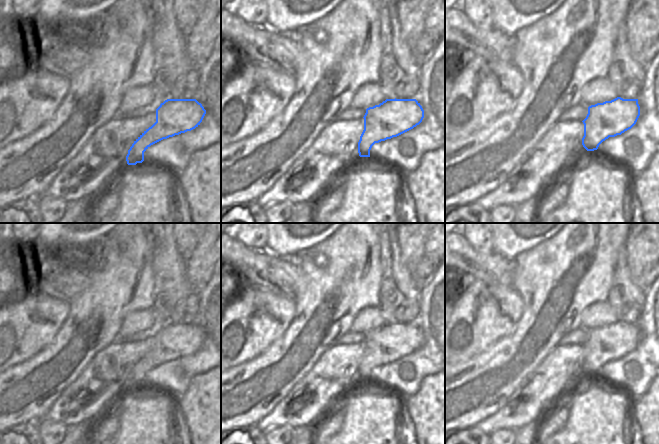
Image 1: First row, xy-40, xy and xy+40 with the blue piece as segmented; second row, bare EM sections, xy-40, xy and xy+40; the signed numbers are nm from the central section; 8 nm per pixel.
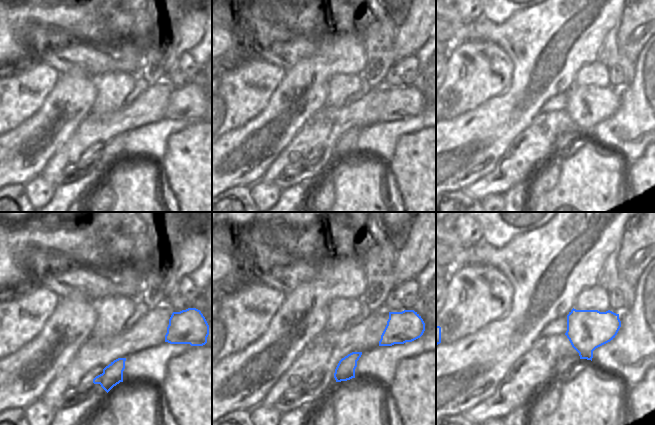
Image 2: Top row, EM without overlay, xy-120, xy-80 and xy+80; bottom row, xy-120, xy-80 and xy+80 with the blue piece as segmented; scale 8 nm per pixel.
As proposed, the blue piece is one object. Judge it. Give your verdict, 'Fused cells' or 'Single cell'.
Single cell.

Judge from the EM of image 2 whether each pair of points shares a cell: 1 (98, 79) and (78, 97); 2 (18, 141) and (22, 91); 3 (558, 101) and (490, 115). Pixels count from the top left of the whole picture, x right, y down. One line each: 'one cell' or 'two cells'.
1: two cells
2: two cells
3: two cells

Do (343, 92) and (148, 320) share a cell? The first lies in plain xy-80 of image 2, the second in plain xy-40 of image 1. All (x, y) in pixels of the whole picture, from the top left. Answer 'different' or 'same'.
same

